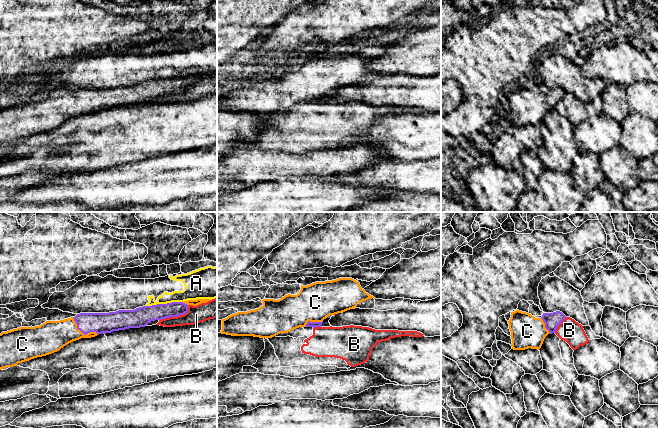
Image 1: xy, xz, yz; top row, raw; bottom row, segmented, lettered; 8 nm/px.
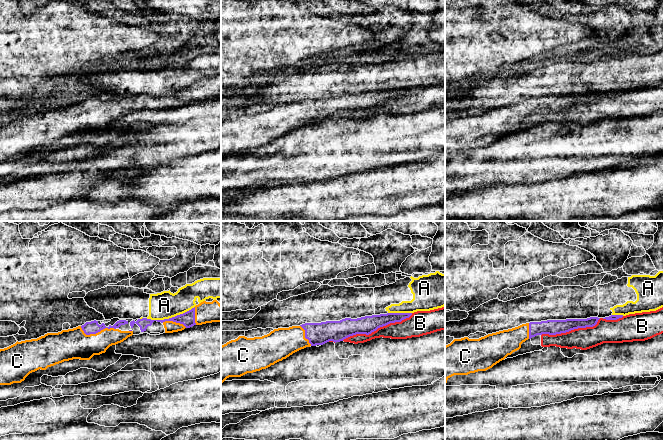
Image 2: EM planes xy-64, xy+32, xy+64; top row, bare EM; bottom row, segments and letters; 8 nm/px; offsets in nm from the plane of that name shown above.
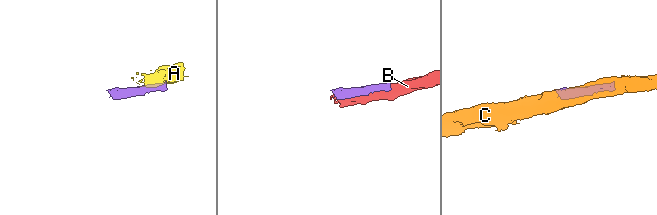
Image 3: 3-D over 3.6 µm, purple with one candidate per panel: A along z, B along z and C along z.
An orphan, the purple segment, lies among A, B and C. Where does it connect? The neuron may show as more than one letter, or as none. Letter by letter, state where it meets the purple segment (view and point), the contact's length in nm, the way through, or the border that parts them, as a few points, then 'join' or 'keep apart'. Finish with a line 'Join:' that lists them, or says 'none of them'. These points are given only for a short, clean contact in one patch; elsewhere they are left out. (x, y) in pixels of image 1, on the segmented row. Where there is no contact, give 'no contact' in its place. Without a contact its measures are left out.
A: meets purple in xy at (164, 304); contact 300 nm long; border along xy (182, 301), (146, 306); keep apart
B: meets purple in xy at (176, 316); contact 280 nm long; keep apart
C: meets purple in xy at (82, 332); contact 260 nm long; join
Join: C

